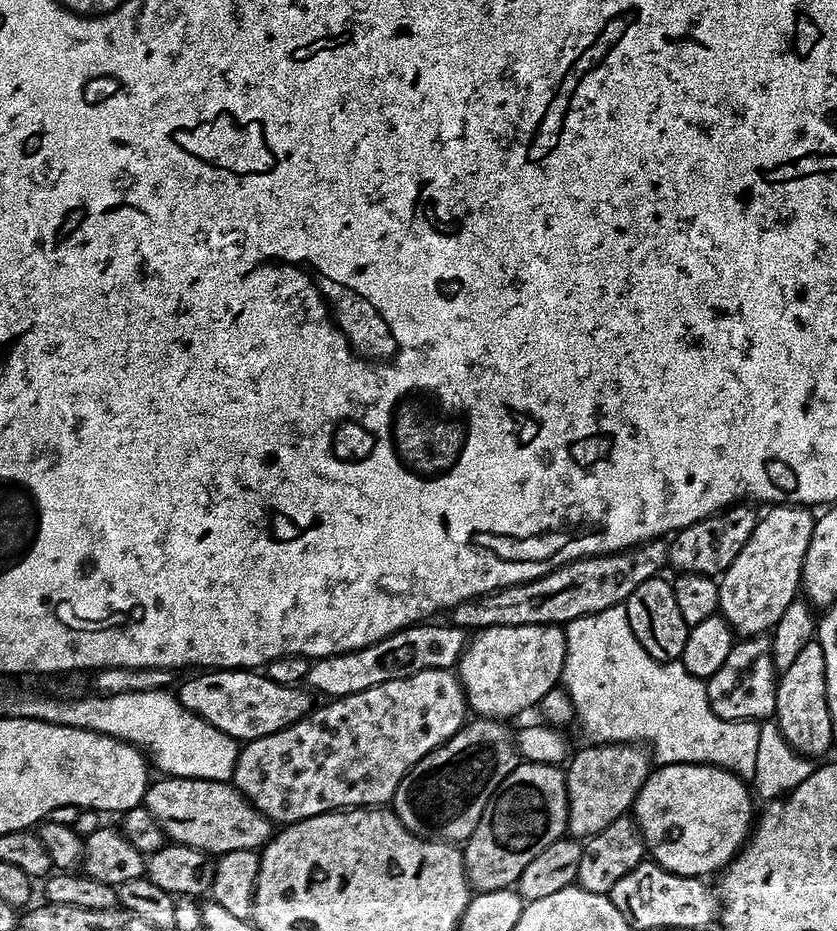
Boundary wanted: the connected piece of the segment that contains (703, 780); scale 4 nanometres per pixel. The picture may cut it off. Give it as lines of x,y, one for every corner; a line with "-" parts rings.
665,764
648,773
648,781
636,795
634,819
644,833
644,843
653,861
674,874
708,878
711,872
716,874
727,868
748,843
754,827
752,800
749,785
725,768
711,768
709,764

